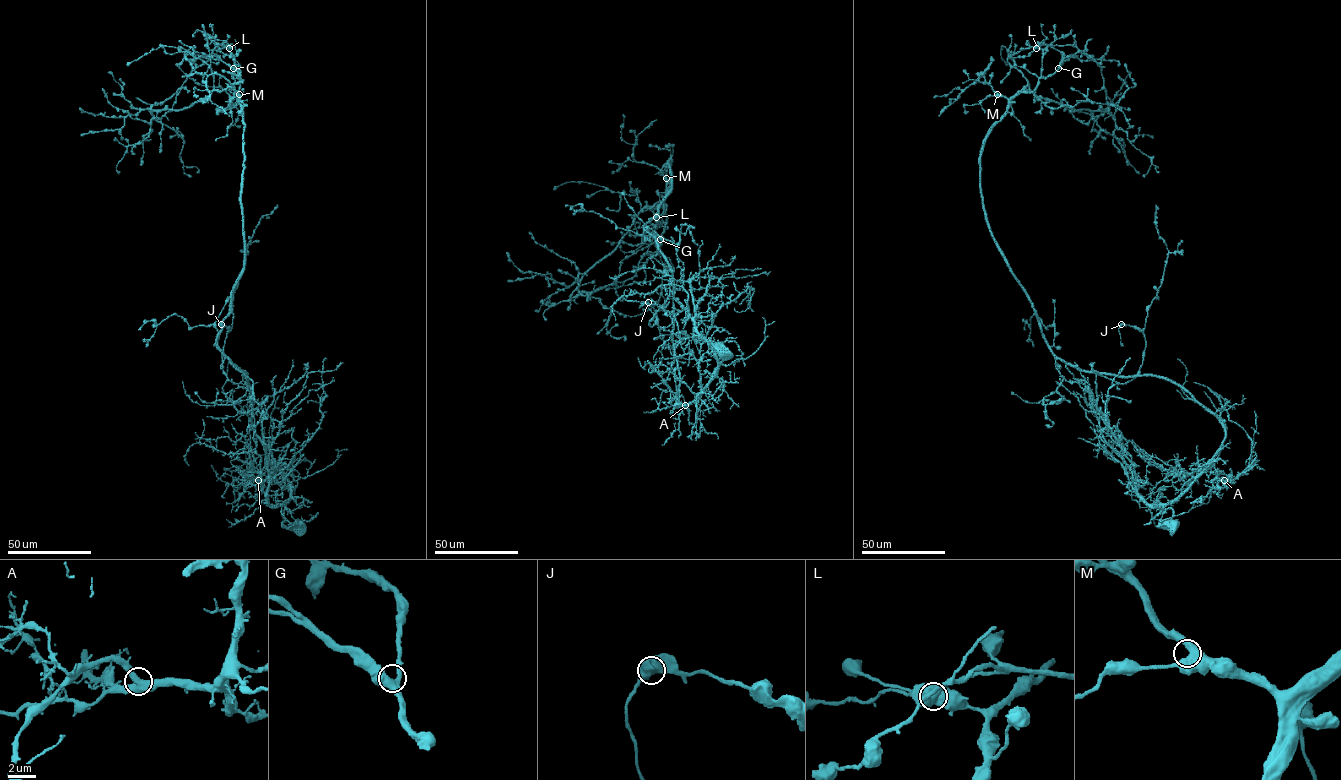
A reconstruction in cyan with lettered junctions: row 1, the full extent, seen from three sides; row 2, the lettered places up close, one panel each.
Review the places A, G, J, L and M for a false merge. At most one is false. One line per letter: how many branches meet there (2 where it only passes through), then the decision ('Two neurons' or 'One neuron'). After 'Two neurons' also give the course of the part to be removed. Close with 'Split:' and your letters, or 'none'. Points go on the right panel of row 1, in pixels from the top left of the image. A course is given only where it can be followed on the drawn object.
A: Branches: 3. One neuron
G: Branches: 3. One neuron
J: Branches: 3. One neuron
L: Branches: 3. Two neurons. Course of the part to remove: (1037, 47), (1073, 45), (1100, 67), (1103, 87), (1111, 104), (1120, 98)
M: Branches: 3. One neuron
Split: L

